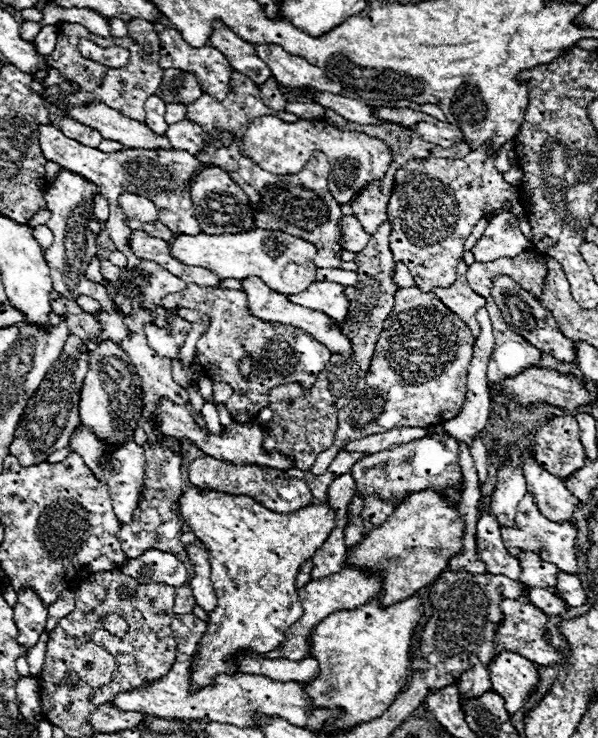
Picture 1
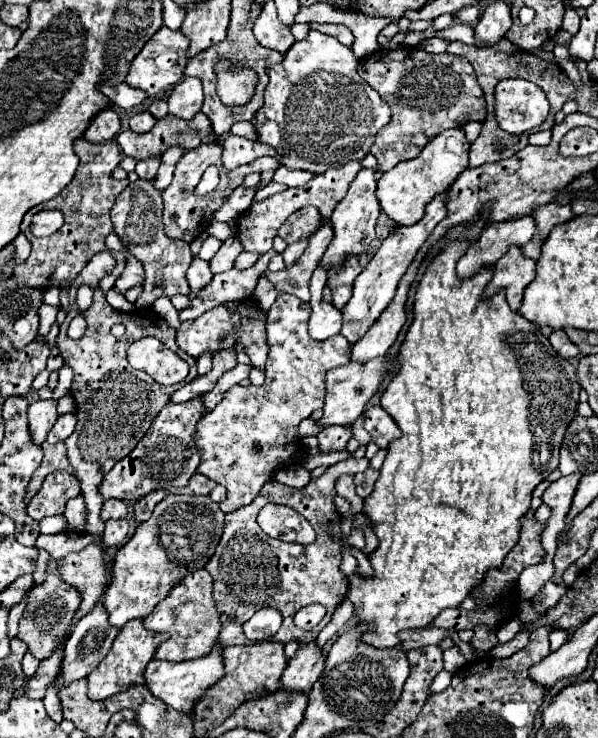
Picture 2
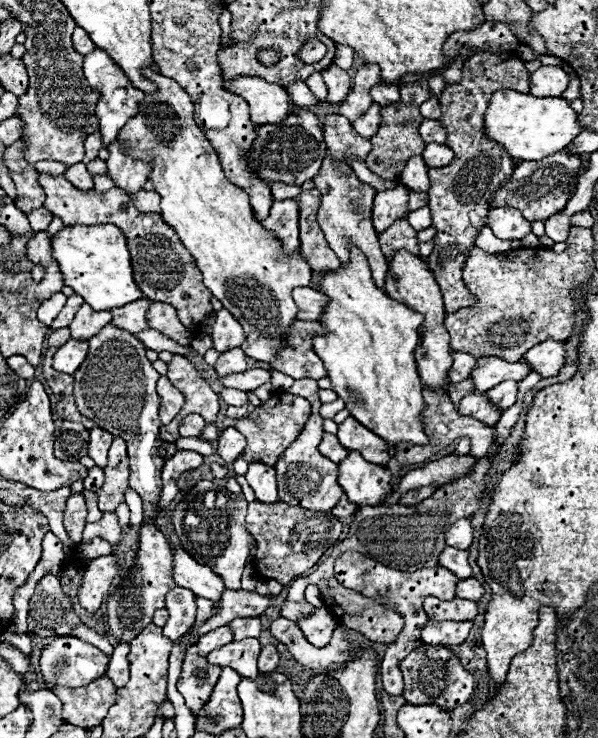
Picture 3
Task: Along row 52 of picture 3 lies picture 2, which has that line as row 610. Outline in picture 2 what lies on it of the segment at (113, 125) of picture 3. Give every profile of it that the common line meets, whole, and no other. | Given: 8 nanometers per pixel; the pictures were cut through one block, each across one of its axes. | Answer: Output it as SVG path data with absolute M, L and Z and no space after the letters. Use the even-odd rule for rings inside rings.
M98 600L94 604L92 612L84 614L76 622L76 626L74 626L74 630L72 630L68 642L66 642L64 660L62 660L62 668L60 668L60 680L62 682L74 682L74 680L80 680L80 678L88 676L102 662L102 658L110 652L112 642L118 636L118 632L120 630L112 628L112 624L108 622L108 612L104 608L104 600Z

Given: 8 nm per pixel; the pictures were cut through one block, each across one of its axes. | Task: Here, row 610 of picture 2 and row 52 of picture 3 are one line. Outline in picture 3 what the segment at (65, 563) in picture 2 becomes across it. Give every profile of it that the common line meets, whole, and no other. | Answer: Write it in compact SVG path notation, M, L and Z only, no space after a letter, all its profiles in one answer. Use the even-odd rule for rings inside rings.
M74 28L74 34L72 34L72 44L74 44L76 52L80 52L80 54L90 54L90 52L96 48L96 46L92 44L90 36L88 36L82 28Z

